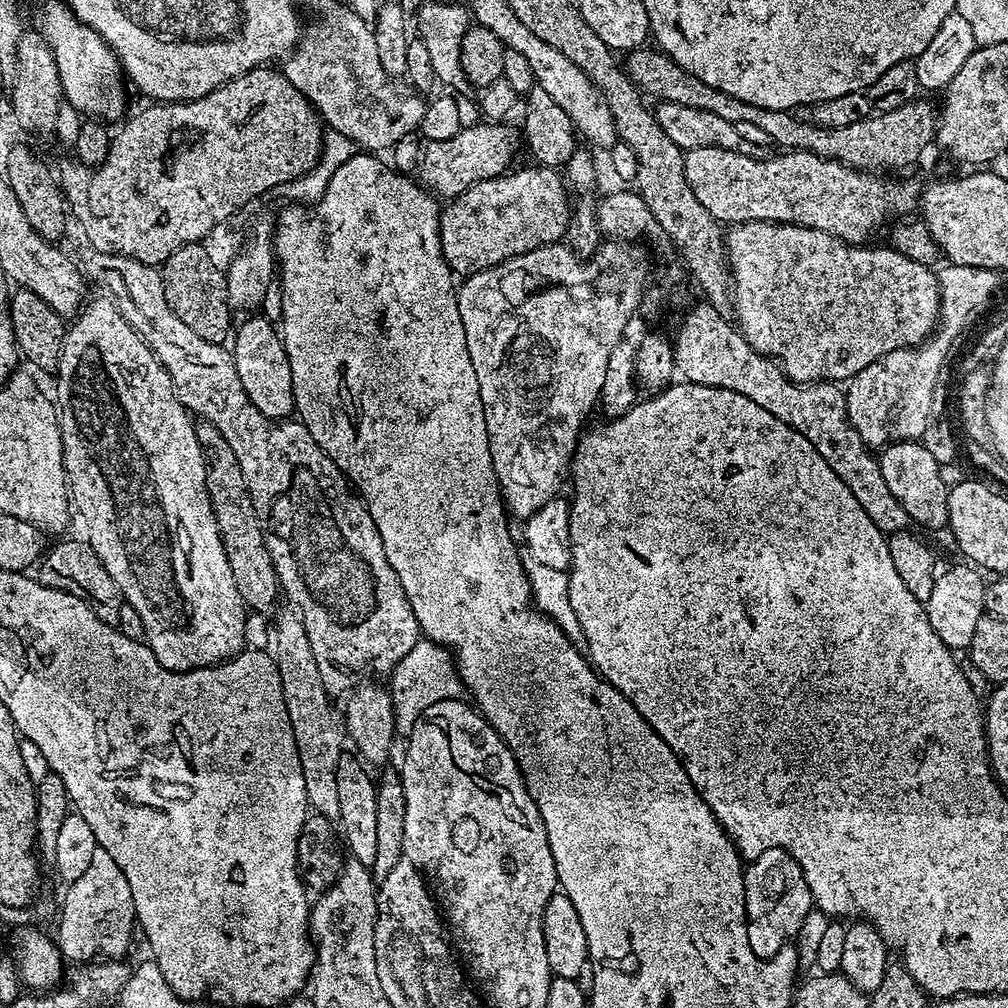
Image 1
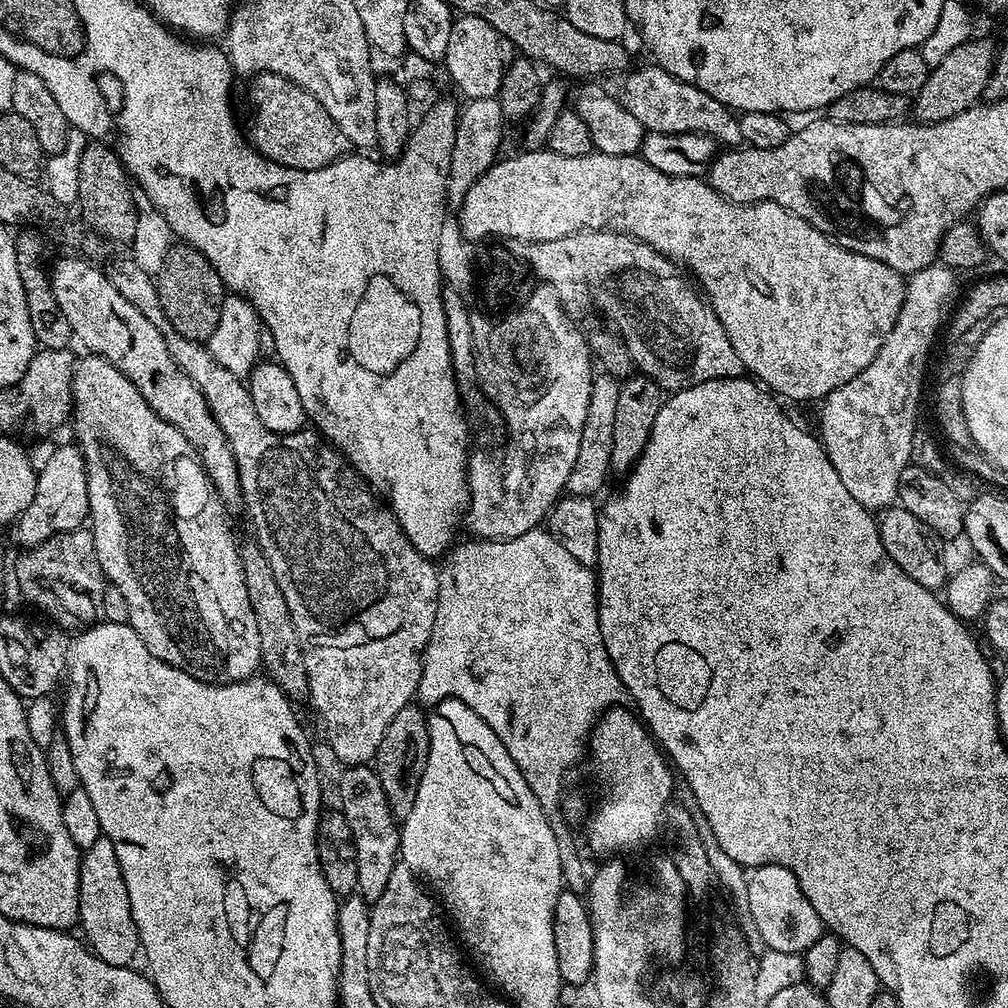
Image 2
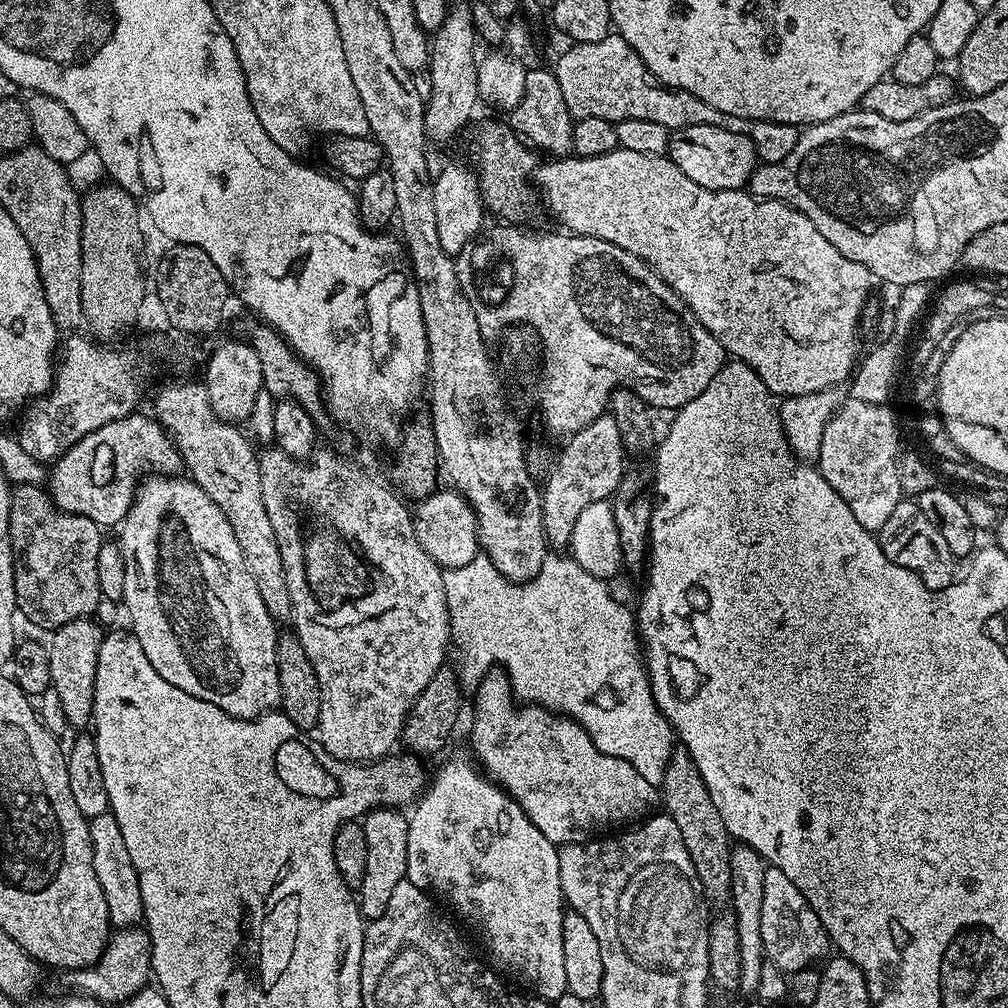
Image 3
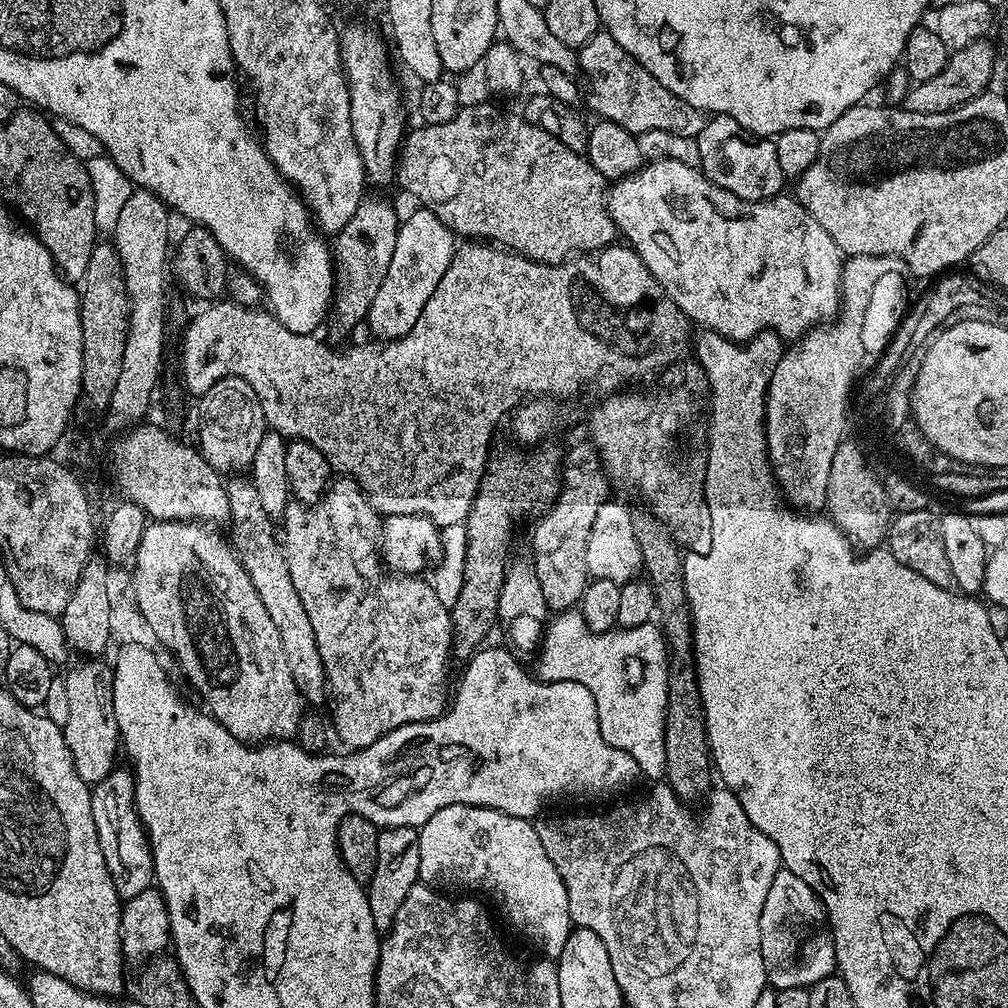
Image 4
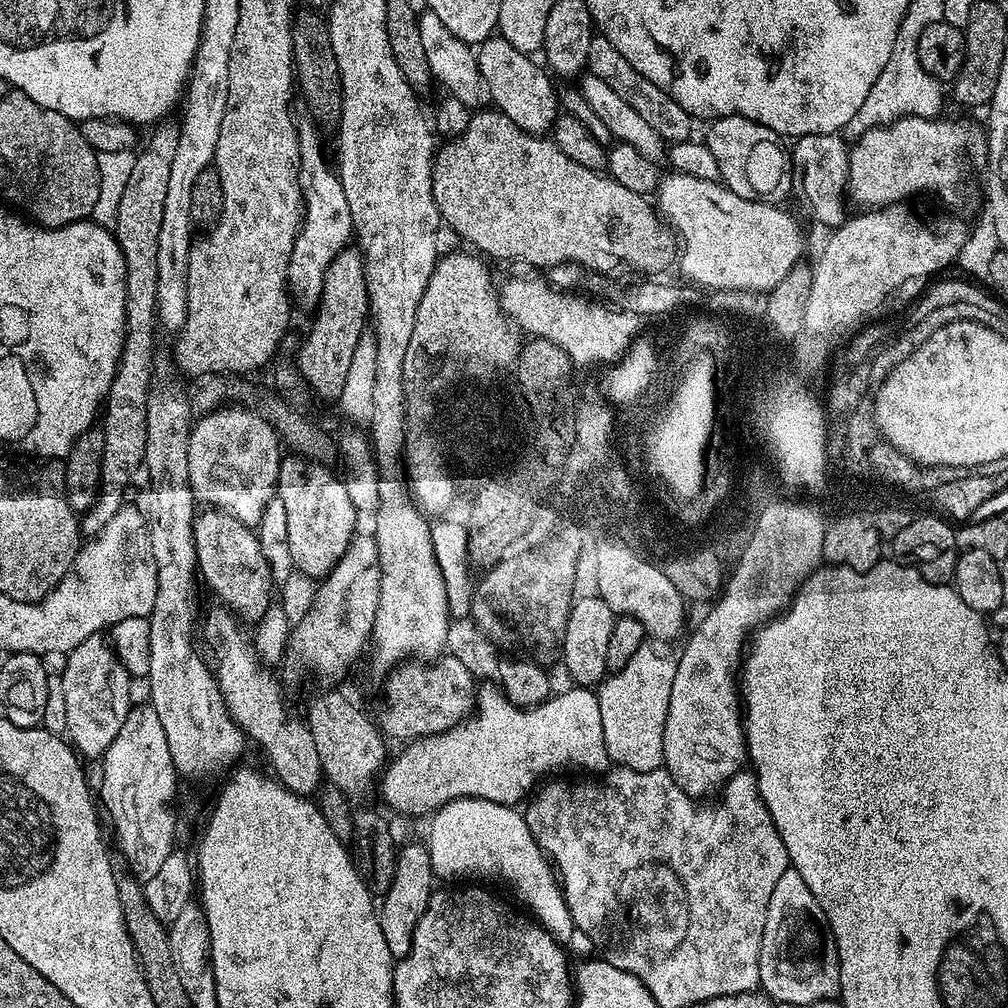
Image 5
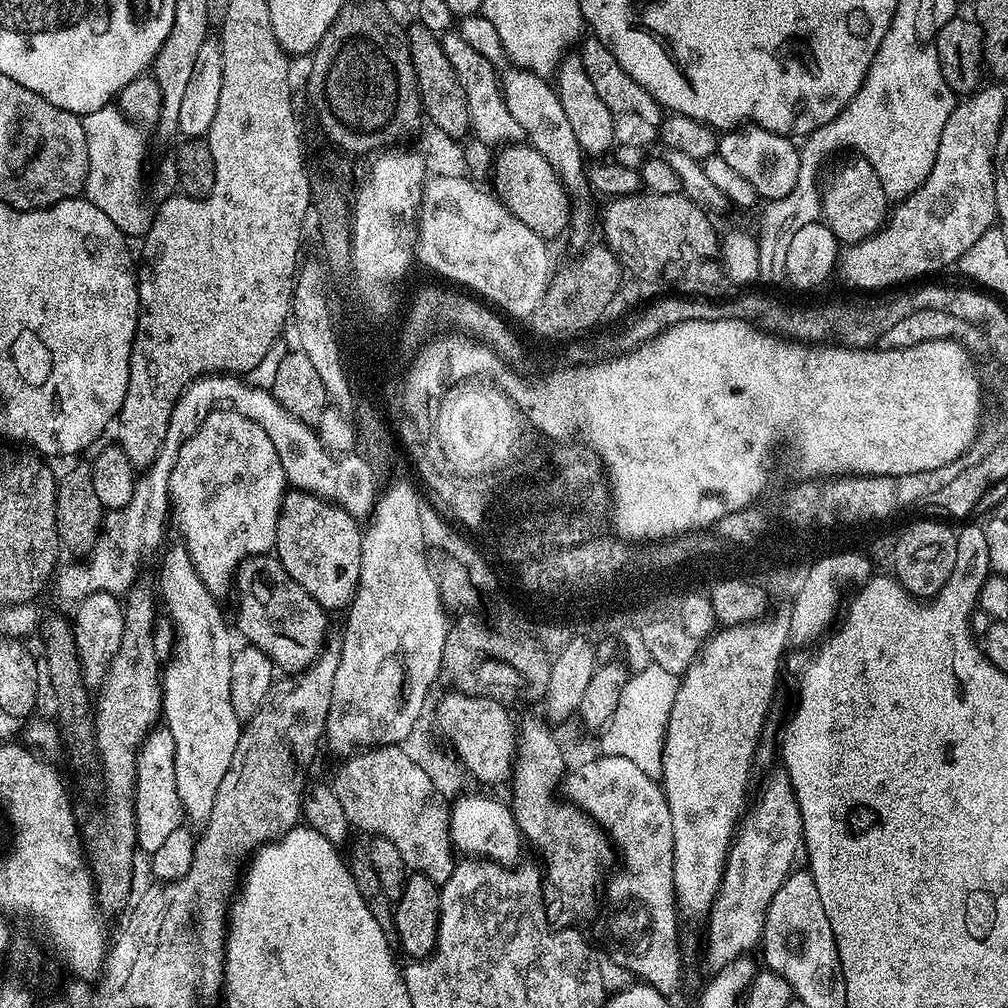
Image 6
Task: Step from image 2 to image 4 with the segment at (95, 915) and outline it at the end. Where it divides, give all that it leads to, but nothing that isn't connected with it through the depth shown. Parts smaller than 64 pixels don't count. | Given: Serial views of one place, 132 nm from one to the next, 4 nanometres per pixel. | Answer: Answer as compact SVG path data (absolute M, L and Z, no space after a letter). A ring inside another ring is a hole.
M116 766L104 781L92 788L92 813L98 826L98 846L102 846L106 870L110 870L114 890L121 901L135 898L142 890L153 887L152 848L136 812L136 782L127 767Z

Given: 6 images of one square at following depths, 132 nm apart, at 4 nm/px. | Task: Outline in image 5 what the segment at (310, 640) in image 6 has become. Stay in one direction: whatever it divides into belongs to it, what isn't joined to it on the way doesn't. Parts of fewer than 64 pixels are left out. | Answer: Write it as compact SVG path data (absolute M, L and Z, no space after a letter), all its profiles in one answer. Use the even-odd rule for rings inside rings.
M205 507L195 513L193 534L199 579L204 579L209 590L220 599L217 601L241 621L260 620L266 612L274 587L270 566L259 548L257 533L219 508Z

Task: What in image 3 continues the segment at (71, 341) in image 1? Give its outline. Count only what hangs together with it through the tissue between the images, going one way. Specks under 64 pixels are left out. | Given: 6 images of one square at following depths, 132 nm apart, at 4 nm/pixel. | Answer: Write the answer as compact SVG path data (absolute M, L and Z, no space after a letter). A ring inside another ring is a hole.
M180 474L170 476L153 475L145 479L136 490L136 498L130 510L118 525L118 543L122 562L125 564L125 592L123 606L128 607L128 616L132 619L130 631L138 638L146 658L150 658L150 666L170 682L170 686L178 686L186 690L186 694L194 694L194 698L202 698L202 702L210 702L218 706L235 720L257 720L266 712L280 708L280 683L278 682L278 662L276 661L277 621L272 619L270 610L266 610L266 602L262 602L262 594L258 594L258 586L254 586L254 578L250 570L246 570L246 562L242 558L242 549L238 546L238 538L234 538L234 530L230 530L230 522L226 522L226 514L210 502L210 494L202 490L191 478Z

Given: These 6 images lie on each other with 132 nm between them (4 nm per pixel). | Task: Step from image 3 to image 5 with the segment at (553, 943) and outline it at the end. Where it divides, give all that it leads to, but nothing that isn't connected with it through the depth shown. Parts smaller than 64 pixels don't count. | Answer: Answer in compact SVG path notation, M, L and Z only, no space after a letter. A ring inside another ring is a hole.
M452 800L437 808L428 828L428 853L432 875L452 882L488 882L493 880L516 892L528 904L537 924L561 942L574 936L570 910L566 906L563 887L547 856L534 842L530 826L515 807L495 804L489 800Z

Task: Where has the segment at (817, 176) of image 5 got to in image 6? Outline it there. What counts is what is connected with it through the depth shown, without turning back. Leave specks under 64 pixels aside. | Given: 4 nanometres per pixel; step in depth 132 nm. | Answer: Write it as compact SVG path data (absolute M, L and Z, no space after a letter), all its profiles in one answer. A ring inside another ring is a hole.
M852 158L832 176L832 181L823 185L820 194L820 211L823 223L827 224L837 241L845 245L857 244L868 236L874 236L884 227L890 215L890 201L878 182L878 174L870 162L862 158Z

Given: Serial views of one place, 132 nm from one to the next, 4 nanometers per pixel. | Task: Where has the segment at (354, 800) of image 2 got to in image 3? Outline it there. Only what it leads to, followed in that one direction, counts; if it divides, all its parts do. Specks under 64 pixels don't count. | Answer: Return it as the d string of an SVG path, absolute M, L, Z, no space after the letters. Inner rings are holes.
M392 806L373 808L363 817L362 823L366 834L366 878L362 878L362 886L358 889L360 914L365 921L371 922L382 918L386 905L398 882L402 882L408 874L406 870L406 842L408 841L409 817L403 811Z

